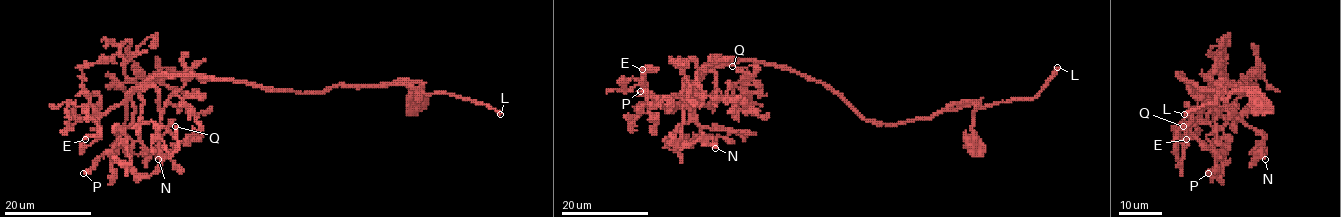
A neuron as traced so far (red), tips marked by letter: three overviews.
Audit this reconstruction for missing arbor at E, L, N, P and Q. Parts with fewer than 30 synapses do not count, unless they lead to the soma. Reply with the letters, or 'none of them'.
L

